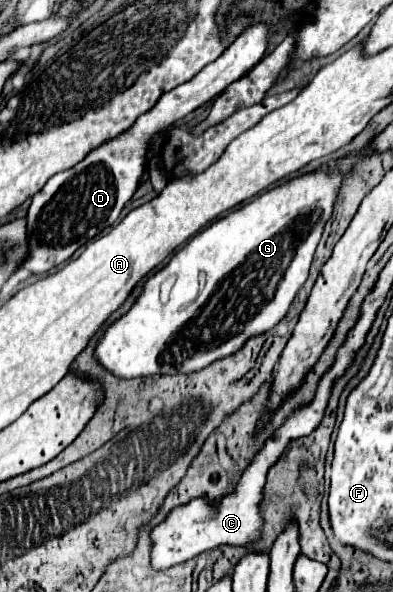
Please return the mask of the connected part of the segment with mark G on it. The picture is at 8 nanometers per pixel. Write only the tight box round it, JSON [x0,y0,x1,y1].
[96,157,350,379]

